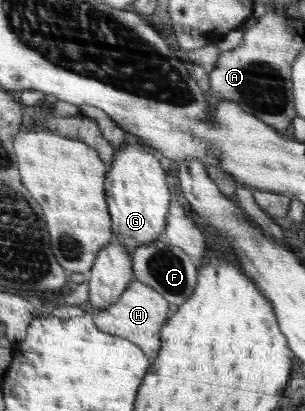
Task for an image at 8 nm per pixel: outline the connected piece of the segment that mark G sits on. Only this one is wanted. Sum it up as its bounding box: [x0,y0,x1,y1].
[104,142,169,253]

